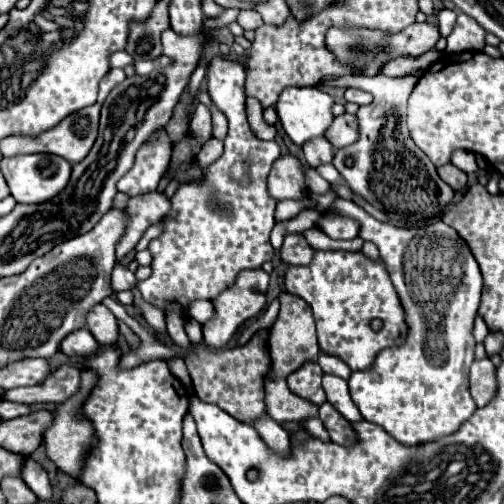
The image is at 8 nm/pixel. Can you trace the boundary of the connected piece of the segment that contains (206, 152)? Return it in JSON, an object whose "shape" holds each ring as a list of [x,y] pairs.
{"shape":[[[209,138],[205,144],[203,144],[203,148],[201,148],[201,152],[195,156],[195,164],[197,166],[209,166],[215,158],[219,158],[223,154],[223,142],[221,140],[217,140],[217,138]]]}

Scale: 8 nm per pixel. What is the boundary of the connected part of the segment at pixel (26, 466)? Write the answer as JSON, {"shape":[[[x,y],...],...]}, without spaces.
{"shape":[[[27,456],[27,460],[23,462],[21,478],[23,478],[23,482],[29,484],[29,488],[35,492],[35,496],[39,500],[51,498],[53,492],[51,492],[51,484],[49,484],[49,478],[47,478],[47,472],[31,456]]]}

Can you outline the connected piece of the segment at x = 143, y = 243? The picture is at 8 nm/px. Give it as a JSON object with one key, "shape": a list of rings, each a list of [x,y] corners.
{"shape":[[[157,222],[157,224],[153,224],[153,226],[149,226],[147,230],[145,230],[145,234],[143,234],[143,238],[139,240],[139,244],[137,244],[137,248],[135,250],[145,250],[147,248],[147,244],[153,240],[153,238],[157,238],[161,234],[161,224]]]}

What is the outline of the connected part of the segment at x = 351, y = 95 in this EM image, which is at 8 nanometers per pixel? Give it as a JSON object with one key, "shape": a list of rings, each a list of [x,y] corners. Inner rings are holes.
{"shape":[[[347,88],[345,100],[347,100],[347,102],[355,102],[355,104],[359,104],[359,106],[365,106],[365,104],[373,101],[373,96],[358,88]]]}

